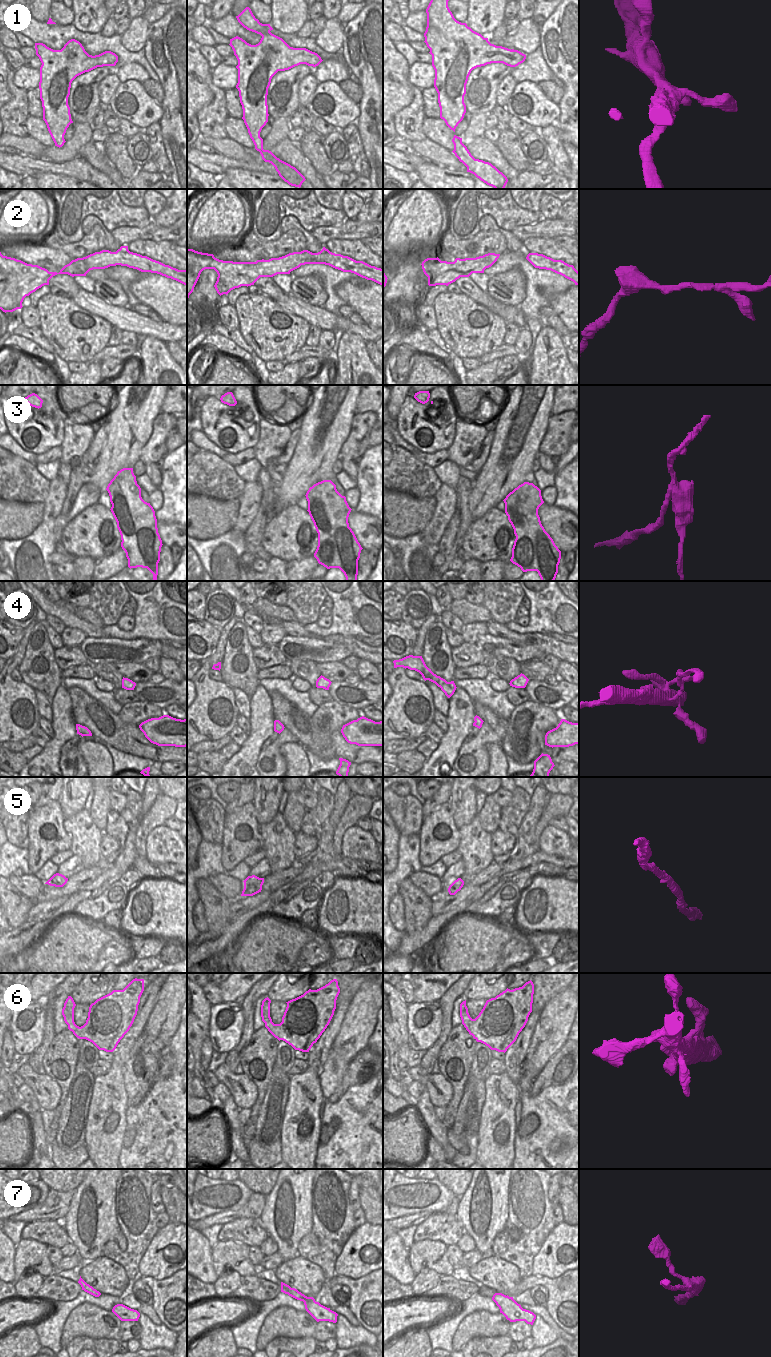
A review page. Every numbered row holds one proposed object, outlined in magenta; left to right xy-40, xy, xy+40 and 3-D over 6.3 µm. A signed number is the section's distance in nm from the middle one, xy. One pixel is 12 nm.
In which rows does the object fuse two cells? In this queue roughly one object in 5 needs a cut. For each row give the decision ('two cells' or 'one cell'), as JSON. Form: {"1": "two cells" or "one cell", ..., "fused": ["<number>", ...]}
{"1": "one cell", "2": "one cell", "3": "two cells", "4": "two cells", "5": "one cell", "6": "one cell", "7": "one cell", "fused": ["3", "4"]}

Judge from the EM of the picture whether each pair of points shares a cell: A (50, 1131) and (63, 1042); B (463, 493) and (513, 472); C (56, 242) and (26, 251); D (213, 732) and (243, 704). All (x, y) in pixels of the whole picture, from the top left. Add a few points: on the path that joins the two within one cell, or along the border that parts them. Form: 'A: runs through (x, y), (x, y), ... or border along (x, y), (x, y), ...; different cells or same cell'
A: runs through (58, 1109), (68, 1077), (66, 1064); same cell
B: border along (473, 482), (468, 497), (469, 512); different cells
C: border along (42, 242), (50, 247), (62, 250), (67, 255); different cells
D: border along (231, 688), (234, 694), (234, 703), (239, 714); different cells

